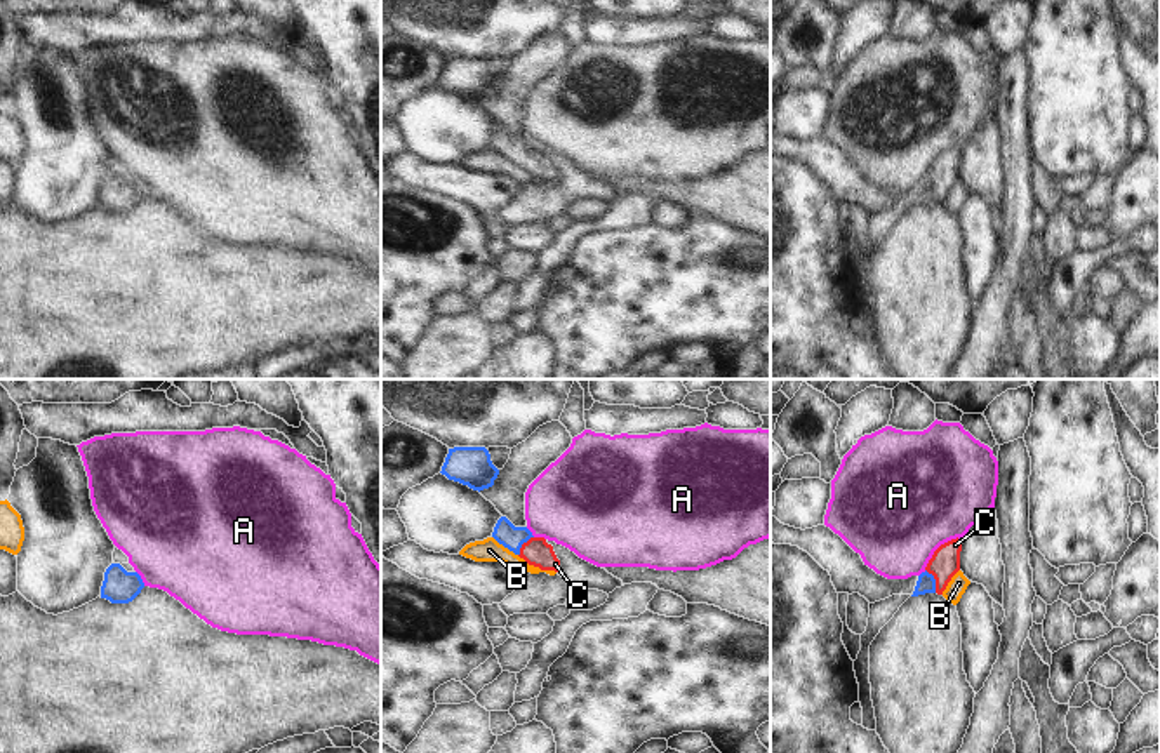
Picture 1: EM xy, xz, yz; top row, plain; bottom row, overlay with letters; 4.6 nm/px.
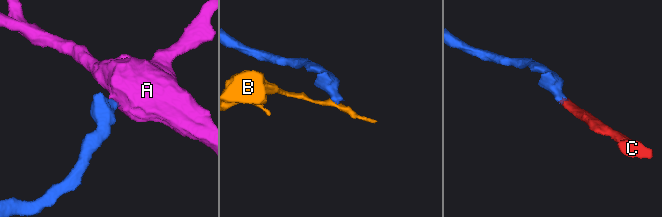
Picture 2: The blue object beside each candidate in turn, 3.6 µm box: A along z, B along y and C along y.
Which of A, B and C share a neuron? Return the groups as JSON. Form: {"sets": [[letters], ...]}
{"sets": [["A"], ["B"], ["C"]]}

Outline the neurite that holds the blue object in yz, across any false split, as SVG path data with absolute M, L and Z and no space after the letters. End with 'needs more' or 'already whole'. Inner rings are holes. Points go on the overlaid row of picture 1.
M951 539L941 544L925 570L918 576L915 591L911 596L937 593L943 595L951 577L960 570L962 539Z; needs more

